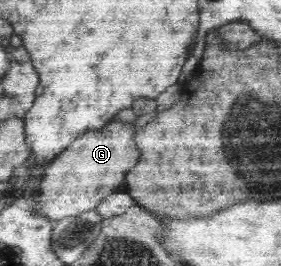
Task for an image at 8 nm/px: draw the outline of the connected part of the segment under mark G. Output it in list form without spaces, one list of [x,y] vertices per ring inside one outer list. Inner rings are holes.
[[[111,123],[101,129],[83,132],[55,157],[45,169],[42,181],[41,213],[56,222],[95,209],[119,185],[126,183],[126,173],[138,163],[142,153],[134,140],[135,127],[129,123]]]

